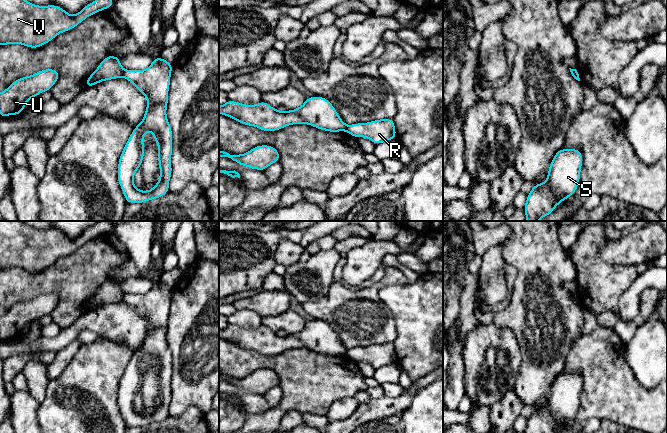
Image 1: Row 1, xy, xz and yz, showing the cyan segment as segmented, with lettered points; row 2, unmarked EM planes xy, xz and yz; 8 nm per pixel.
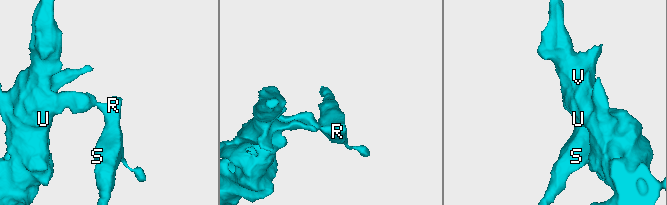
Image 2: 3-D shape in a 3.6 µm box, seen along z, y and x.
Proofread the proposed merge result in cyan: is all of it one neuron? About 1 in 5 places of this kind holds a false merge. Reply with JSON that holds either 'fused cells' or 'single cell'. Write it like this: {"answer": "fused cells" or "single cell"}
{"answer": "fused cells"}

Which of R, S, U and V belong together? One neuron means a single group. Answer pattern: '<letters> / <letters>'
R S / U V

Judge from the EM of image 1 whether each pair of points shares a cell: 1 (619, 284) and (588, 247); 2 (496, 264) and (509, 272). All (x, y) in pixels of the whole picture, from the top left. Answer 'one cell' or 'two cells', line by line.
1: one cell
2: two cells

